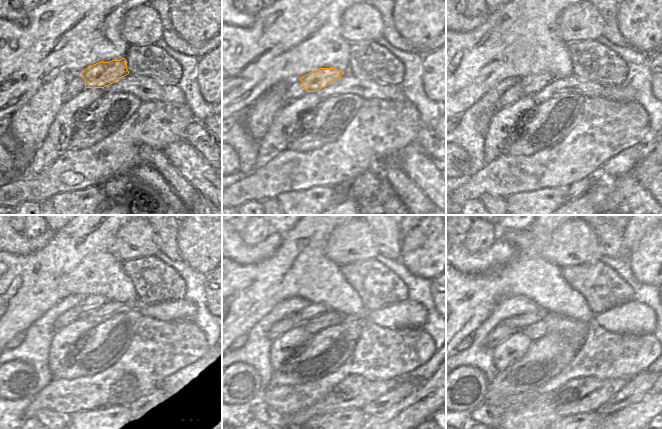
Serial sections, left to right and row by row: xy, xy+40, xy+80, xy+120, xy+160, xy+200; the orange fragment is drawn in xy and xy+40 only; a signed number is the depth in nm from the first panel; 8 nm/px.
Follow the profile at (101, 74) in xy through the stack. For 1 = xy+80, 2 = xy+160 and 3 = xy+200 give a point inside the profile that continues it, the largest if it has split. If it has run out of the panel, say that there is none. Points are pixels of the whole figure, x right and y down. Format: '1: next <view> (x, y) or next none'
1: next xy+80 (536, 82)
2: next xy+160 (312, 311)
3: next xy+200 (515, 322)

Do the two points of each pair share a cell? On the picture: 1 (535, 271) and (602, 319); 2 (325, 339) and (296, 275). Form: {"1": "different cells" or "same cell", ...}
{"1": "different cells", "2": "different cells"}

